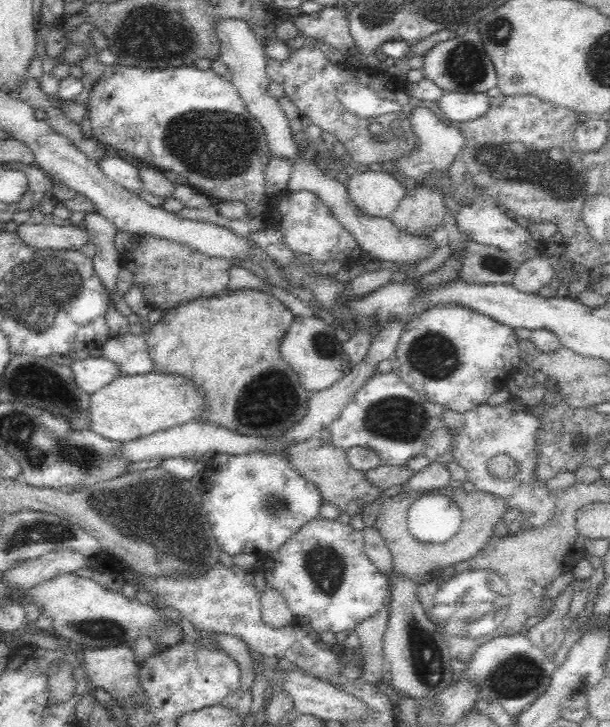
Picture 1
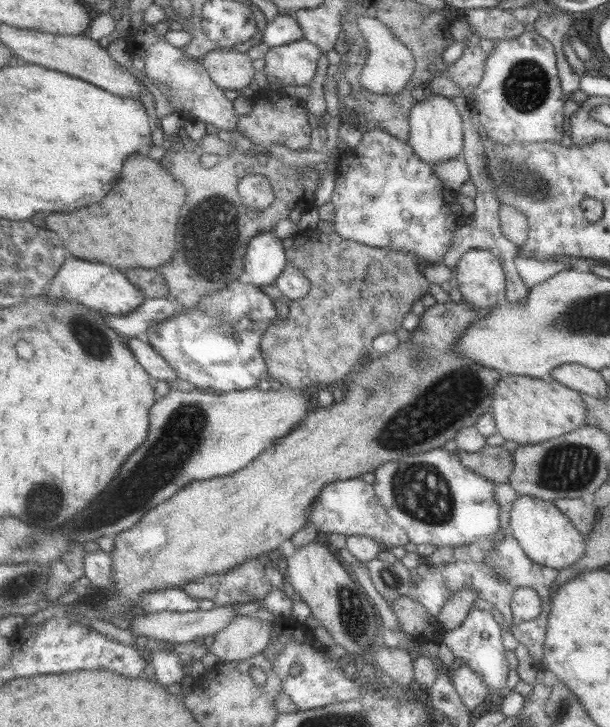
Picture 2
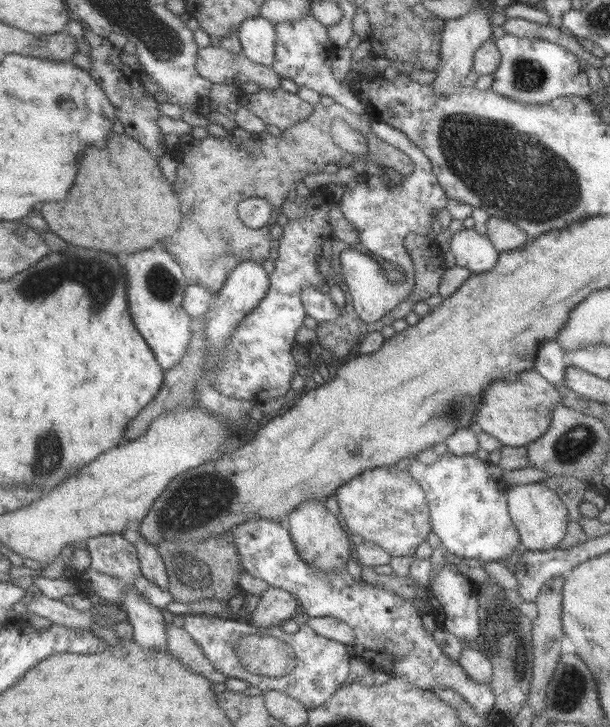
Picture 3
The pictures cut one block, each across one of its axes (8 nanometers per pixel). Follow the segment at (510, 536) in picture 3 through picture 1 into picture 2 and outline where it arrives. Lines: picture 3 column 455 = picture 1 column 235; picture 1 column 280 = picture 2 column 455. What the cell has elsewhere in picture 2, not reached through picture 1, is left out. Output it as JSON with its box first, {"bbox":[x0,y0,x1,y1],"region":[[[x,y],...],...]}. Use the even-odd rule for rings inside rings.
{"bbox":[373,448,501,548],"region":[[[435,448],[431,452],[423,452],[417,456],[391,460],[373,474],[375,474],[375,490],[381,504],[387,508],[389,516],[401,528],[407,530],[413,544],[433,544],[435,548],[443,548],[443,546],[459,548],[479,540],[481,536],[491,536],[499,528],[497,514],[501,512],[501,508],[493,500],[493,482],[467,470],[461,464],[457,452]]]}

